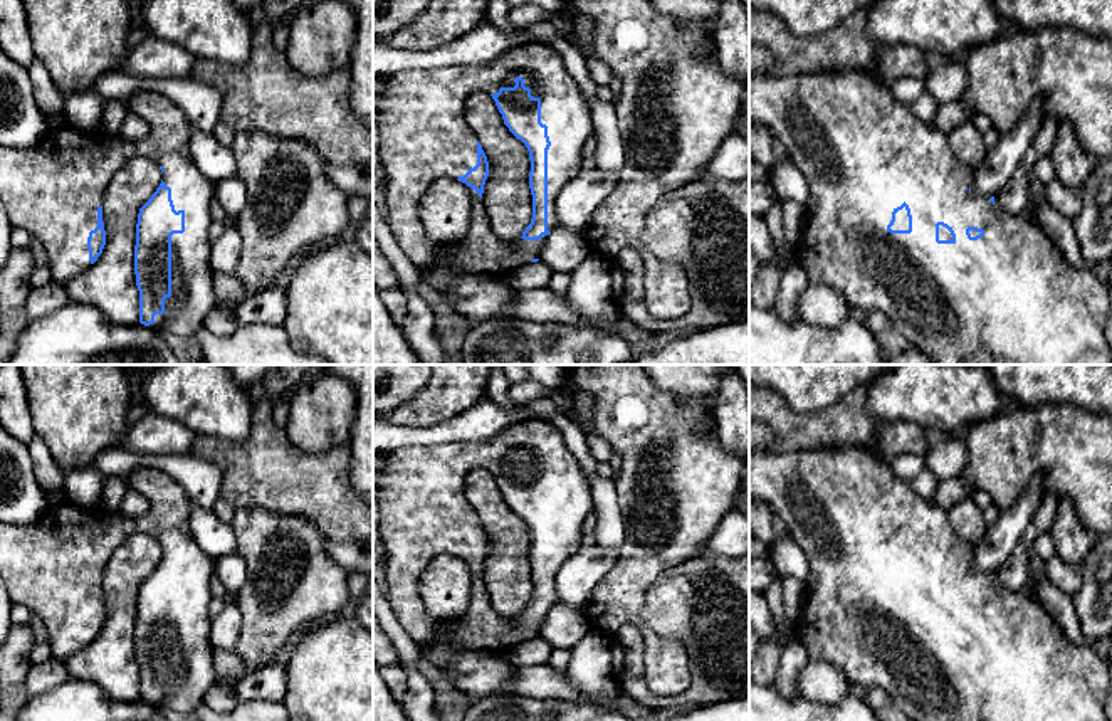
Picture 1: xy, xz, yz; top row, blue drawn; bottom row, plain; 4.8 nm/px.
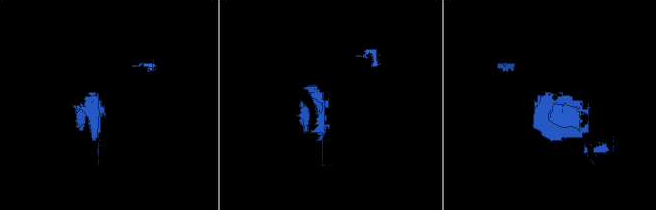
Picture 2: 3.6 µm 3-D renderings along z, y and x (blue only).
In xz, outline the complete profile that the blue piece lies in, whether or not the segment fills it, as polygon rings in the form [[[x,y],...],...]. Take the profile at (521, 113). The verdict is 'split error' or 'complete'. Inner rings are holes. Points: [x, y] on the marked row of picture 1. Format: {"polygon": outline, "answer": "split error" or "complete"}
{"polygon": [[[543,42],[514,47],[485,66],[408,69],[388,76],[386,87],[373,96],[373,124],[380,133],[380,160],[386,171],[385,218],[410,262],[418,271],[452,266],[465,272],[496,276],[539,261],[548,235],[556,229],[556,198],[581,171],[583,146],[593,134],[588,101],[561,55]],[[474,92],[492,96],[504,124],[529,151],[532,218],[512,245],[496,237],[482,203],[489,161],[464,114],[464,103]],[[440,176],[465,183],[472,198],[467,235],[448,249],[427,239],[418,217],[423,193]]], "answer": "split error"}

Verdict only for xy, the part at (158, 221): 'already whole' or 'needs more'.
needs more

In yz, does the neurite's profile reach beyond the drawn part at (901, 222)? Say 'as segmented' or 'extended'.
extended

